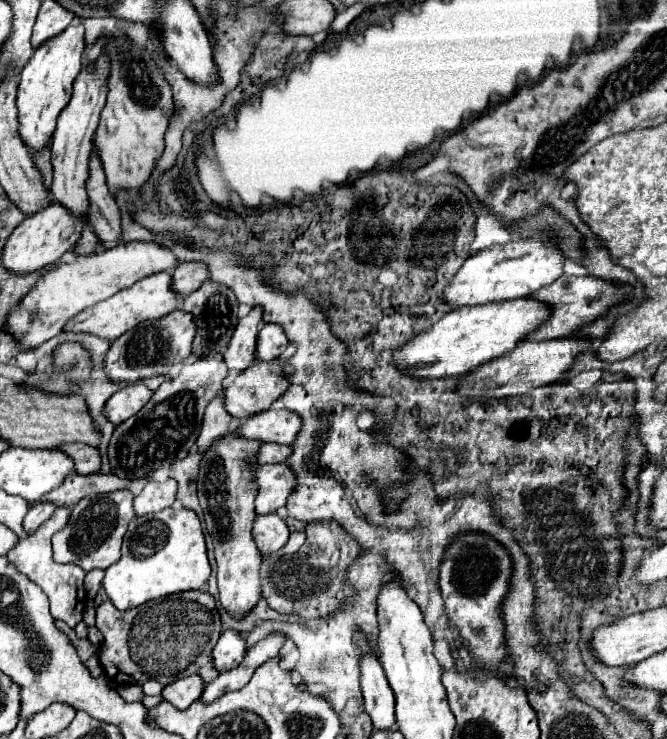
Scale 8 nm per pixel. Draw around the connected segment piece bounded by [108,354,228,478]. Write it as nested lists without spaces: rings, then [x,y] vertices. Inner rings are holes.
[[[222,354],[194,358],[194,362],[184,364],[178,378],[164,382],[136,416],[114,428],[108,444],[112,474],[122,478],[144,478],[166,464],[174,464],[186,458],[200,434],[204,410],[222,390],[222,380],[226,376],[228,368]]]

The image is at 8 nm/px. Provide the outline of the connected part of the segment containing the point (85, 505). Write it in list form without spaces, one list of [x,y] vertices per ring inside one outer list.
[[[116,490],[104,496],[80,500],[72,508],[68,524],[60,532],[56,532],[56,536],[52,538],[54,560],[60,564],[76,564],[86,572],[94,568],[106,570],[116,560],[120,560],[122,540],[124,540],[130,520],[134,518],[132,500],[134,496],[130,490]]]

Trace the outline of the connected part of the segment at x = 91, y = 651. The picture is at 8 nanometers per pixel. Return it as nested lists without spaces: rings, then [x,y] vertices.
[[[66,626],[66,634],[70,636],[70,642],[74,644],[74,648],[76,648],[76,652],[78,652],[78,656],[80,656],[82,662],[86,662],[90,656],[94,656],[94,654],[98,652],[98,648],[96,648],[90,640],[80,640],[80,638],[74,634],[74,630],[68,628],[68,626]]]

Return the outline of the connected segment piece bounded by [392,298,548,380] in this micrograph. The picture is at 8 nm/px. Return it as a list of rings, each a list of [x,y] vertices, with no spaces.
[[[530,298],[484,306],[464,306],[448,312],[436,324],[412,336],[406,344],[402,344],[402,348],[392,354],[392,362],[398,370],[416,380],[464,376],[480,364],[486,364],[496,356],[512,352],[520,344],[520,340],[524,340],[532,330],[536,330],[546,318],[548,308]]]

